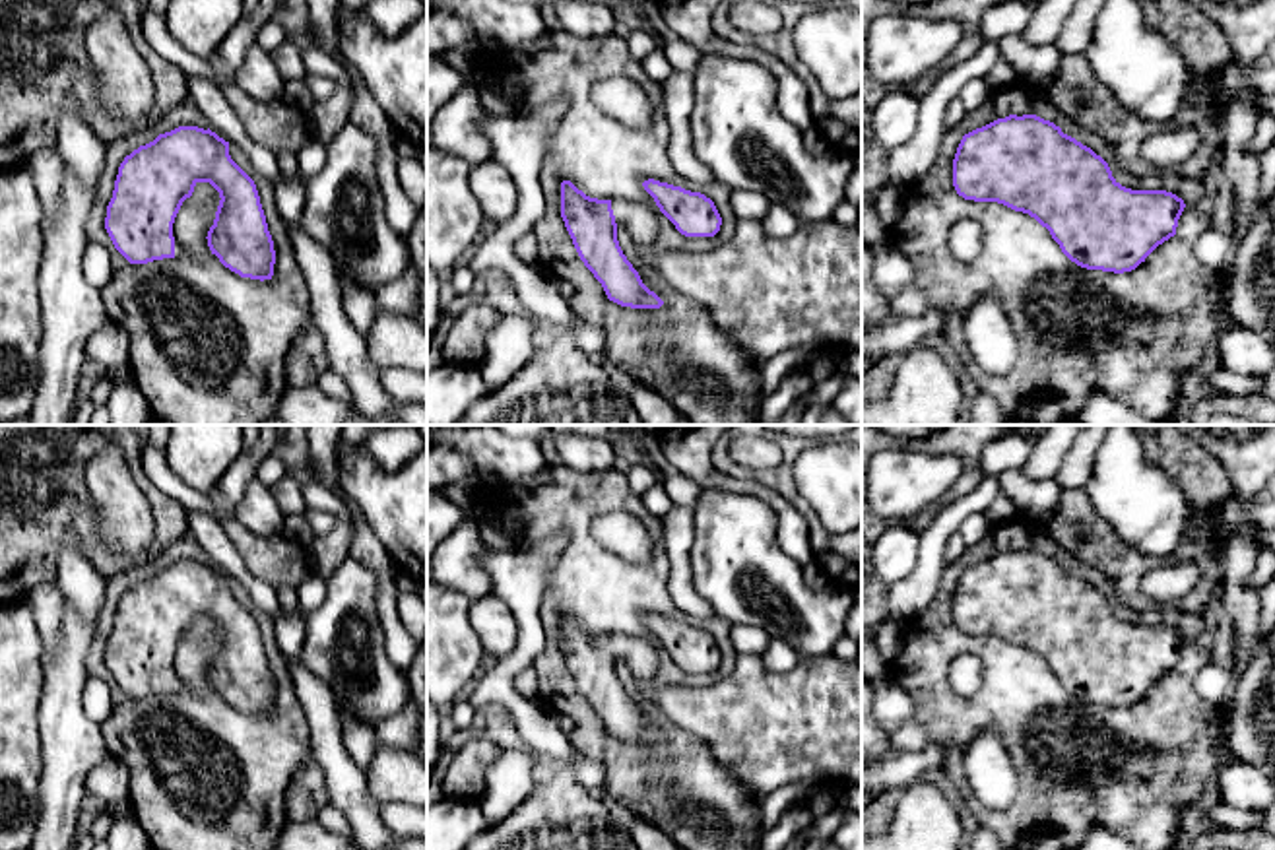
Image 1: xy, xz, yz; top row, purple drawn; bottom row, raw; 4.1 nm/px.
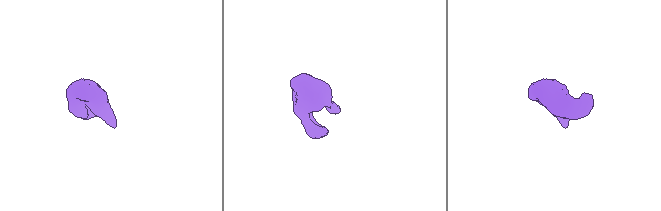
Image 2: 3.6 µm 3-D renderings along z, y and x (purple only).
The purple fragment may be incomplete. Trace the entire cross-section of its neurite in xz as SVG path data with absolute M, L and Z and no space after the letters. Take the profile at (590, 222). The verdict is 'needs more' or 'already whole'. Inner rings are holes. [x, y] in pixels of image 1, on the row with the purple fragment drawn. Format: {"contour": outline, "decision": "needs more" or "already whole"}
{"contour": "M571 180L561 182L561 217L584 266L602 283L609 301L631 309L660 309L664 301L650 291L623 254L617 227L625 225L646 260L681 295L704 307L720 332L728 334L759 367L801 343L862 351L862 229L833 219L801 223L784 239L768 237L763 221L737 219L730 241L714 250L656 248L658 213L625 200L586 196Z", "decision": "needs more"}

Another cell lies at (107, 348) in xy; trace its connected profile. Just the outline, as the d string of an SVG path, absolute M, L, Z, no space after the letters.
M116 324L95 330L85 343L85 359L93 371L128 367L128 336Z

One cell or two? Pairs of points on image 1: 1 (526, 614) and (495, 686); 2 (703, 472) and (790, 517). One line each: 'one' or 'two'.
1: one
2: one

